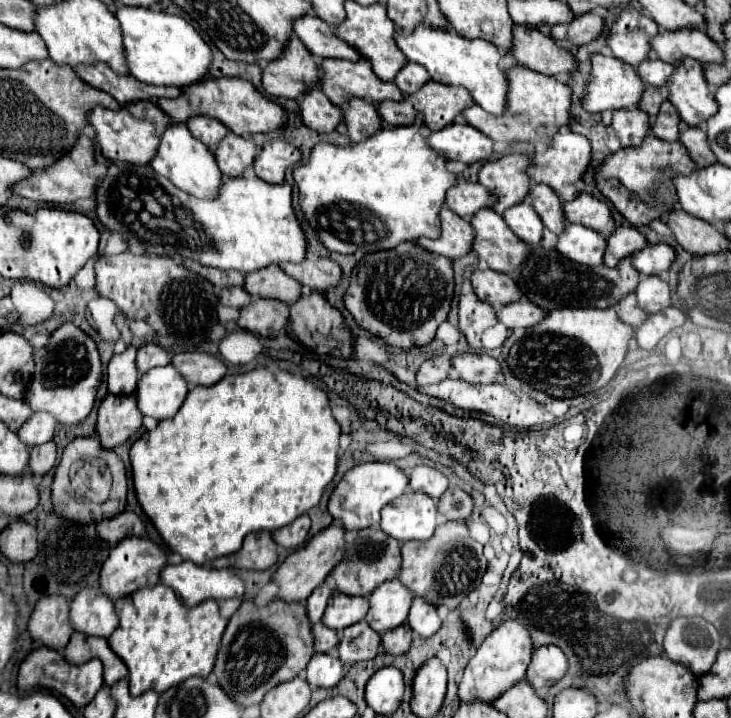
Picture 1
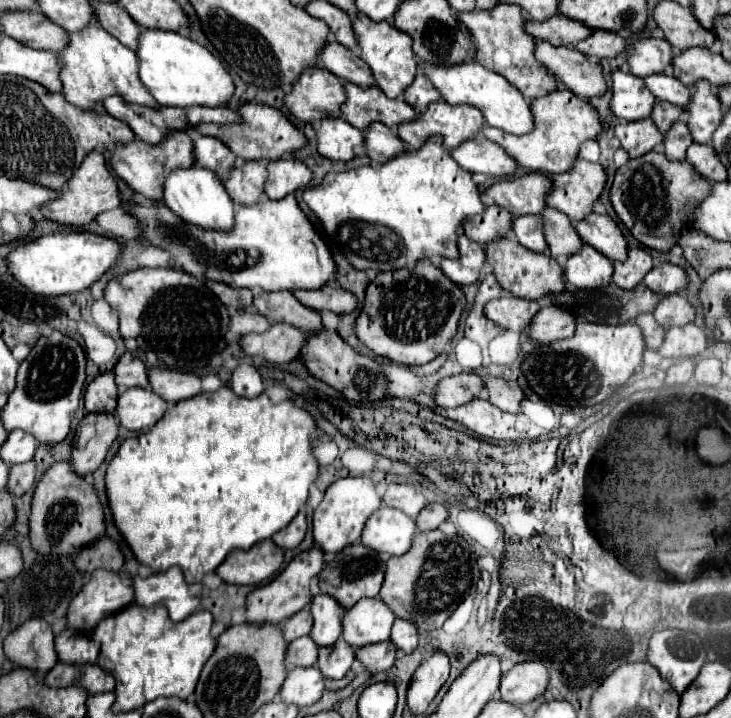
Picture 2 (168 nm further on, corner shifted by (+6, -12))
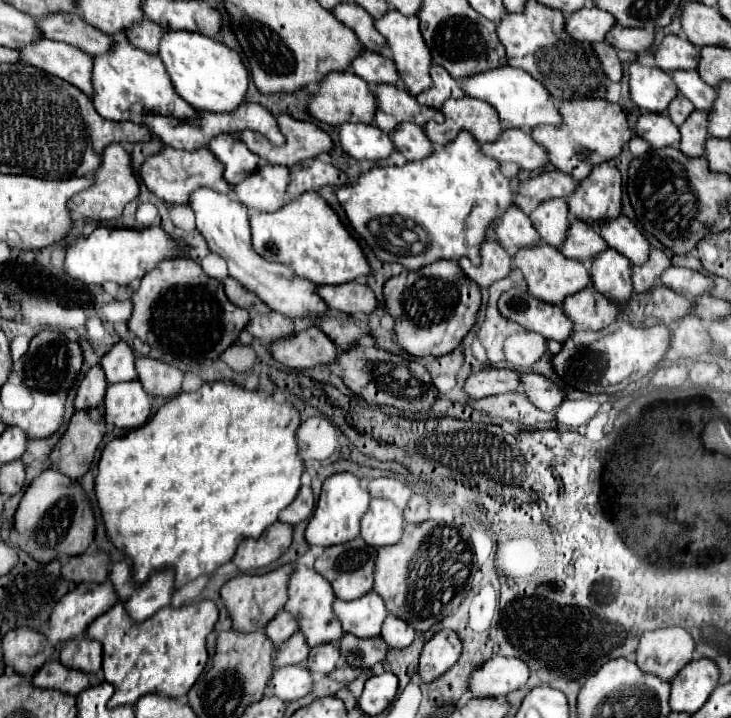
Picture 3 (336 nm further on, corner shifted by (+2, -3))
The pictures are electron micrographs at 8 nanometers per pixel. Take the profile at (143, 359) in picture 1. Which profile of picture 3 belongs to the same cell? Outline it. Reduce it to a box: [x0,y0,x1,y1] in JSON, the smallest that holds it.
[99,341,137,385]

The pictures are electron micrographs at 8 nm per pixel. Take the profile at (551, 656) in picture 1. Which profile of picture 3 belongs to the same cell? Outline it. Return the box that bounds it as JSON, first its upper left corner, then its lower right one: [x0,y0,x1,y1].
[469,655,529,697]

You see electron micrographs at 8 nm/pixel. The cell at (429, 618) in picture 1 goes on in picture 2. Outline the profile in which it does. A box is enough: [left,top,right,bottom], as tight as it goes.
[391,618,419,652]

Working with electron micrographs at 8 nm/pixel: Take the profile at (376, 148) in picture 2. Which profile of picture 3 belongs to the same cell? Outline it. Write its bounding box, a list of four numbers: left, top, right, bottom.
[393,123,433,161]

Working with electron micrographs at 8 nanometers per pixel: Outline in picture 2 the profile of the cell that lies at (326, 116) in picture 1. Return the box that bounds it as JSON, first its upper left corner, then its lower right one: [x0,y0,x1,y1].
[317,118,363,162]

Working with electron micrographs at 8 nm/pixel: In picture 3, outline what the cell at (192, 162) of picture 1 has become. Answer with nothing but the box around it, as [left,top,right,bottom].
[189,189,329,323]

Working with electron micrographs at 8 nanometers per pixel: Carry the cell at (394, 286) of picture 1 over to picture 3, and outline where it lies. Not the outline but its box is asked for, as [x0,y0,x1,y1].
[383,261,481,357]

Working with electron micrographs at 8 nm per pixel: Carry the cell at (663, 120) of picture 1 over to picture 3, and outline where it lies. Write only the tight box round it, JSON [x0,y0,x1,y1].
[679,111,709,157]

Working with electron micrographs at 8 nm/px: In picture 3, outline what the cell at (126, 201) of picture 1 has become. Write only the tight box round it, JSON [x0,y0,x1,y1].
[251,191,373,285]

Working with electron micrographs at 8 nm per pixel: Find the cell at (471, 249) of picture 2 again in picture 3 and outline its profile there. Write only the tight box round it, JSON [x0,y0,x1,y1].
[459,241,513,289]

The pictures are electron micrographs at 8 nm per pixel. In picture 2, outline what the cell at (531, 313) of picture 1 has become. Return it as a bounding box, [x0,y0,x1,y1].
[525,306,575,342]

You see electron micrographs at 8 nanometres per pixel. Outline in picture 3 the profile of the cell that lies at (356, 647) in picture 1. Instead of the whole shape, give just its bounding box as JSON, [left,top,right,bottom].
[305,643,339,675]

